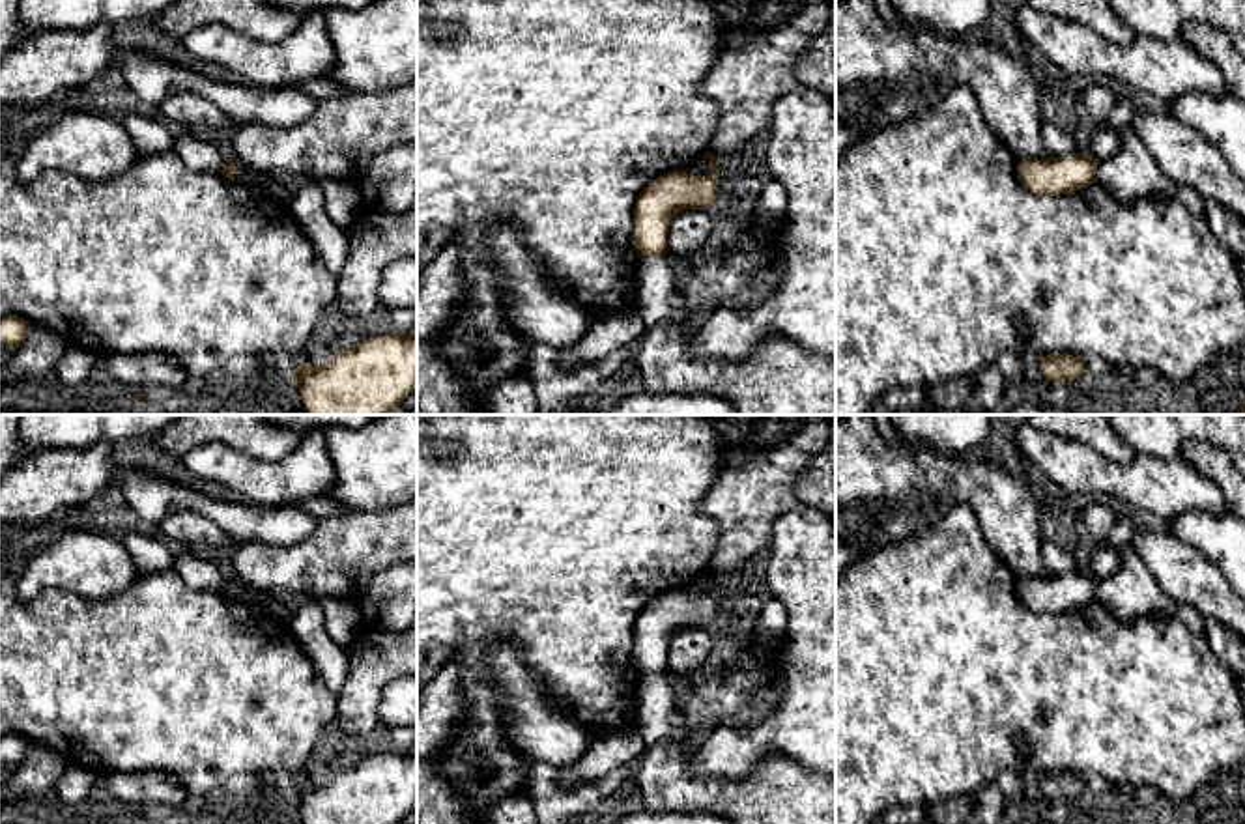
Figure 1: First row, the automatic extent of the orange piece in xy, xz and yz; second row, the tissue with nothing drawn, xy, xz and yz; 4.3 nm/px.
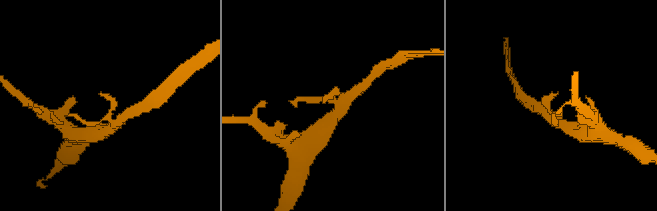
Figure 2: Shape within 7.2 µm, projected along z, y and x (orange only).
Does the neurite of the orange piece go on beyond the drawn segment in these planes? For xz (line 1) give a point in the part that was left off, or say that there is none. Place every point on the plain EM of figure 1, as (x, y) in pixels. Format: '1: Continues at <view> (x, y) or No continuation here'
1: No continuation here

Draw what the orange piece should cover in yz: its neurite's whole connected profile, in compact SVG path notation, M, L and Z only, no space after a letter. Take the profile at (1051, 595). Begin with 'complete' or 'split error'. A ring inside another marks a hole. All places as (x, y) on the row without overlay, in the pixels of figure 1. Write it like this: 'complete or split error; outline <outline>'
complete; outline M1088 572L1043 575L1017 585L1019 600L1038 615L1060 615L1086 607L1095 600L1097 579Z

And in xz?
complete; outline M707 570L707 594L692 596L686 589L673 589L649 602L636 618L632 663L641 676L667 671L671 637L682 628L707 628L718 613L720 575Z

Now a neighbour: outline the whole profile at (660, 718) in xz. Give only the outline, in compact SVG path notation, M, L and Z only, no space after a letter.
M669 671L639 676L636 686L637 729L647 747L686 736L686 719L677 701L675 675Z

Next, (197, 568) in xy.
M194 547L183 549L174 553L174 566L172 566L183 583L196 590L222 590L226 583L226 575L222 570L213 562L213 559Z

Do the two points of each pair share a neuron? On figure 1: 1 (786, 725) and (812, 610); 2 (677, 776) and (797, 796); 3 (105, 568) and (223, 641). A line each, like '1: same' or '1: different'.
1: same
2: same
3: different

